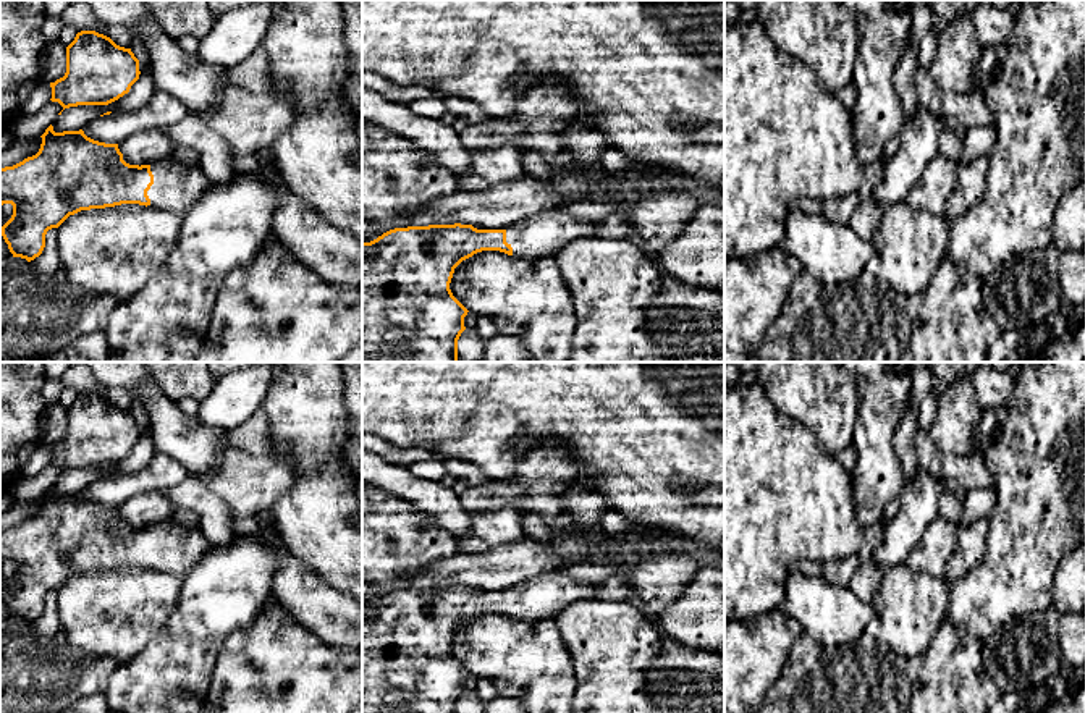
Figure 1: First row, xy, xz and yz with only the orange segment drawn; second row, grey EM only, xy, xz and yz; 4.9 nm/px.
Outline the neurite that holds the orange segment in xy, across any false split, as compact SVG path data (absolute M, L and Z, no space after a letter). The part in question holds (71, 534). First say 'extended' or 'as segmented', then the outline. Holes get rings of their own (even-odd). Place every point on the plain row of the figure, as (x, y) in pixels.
extended; M50 487L40 500L42 506L36 517L0 530L0 569L13 567L13 577L2 589L2 598L13 619L27 624L42 616L49 592L58 590L70 577L81 572L139 566L184 579L213 548L199 529L173 521L141 529L129 527L123 522L118 506L94 503L82 492L55 495Z

